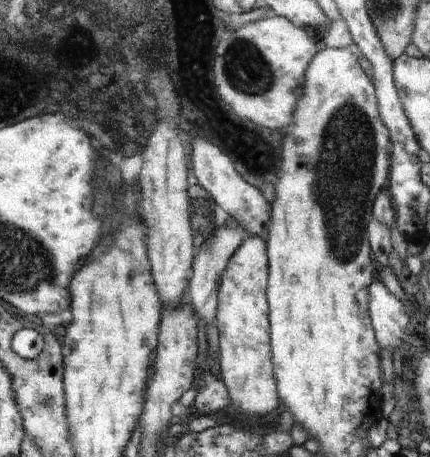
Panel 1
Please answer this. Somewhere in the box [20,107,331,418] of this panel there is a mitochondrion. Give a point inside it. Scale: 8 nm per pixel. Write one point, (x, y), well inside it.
(48, 401)

